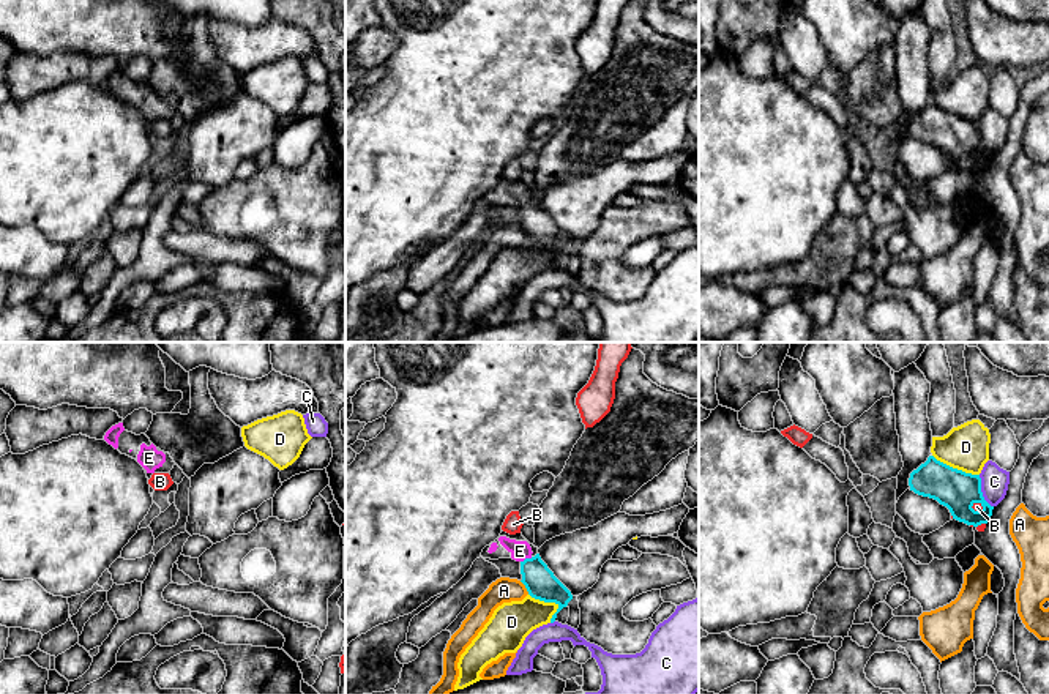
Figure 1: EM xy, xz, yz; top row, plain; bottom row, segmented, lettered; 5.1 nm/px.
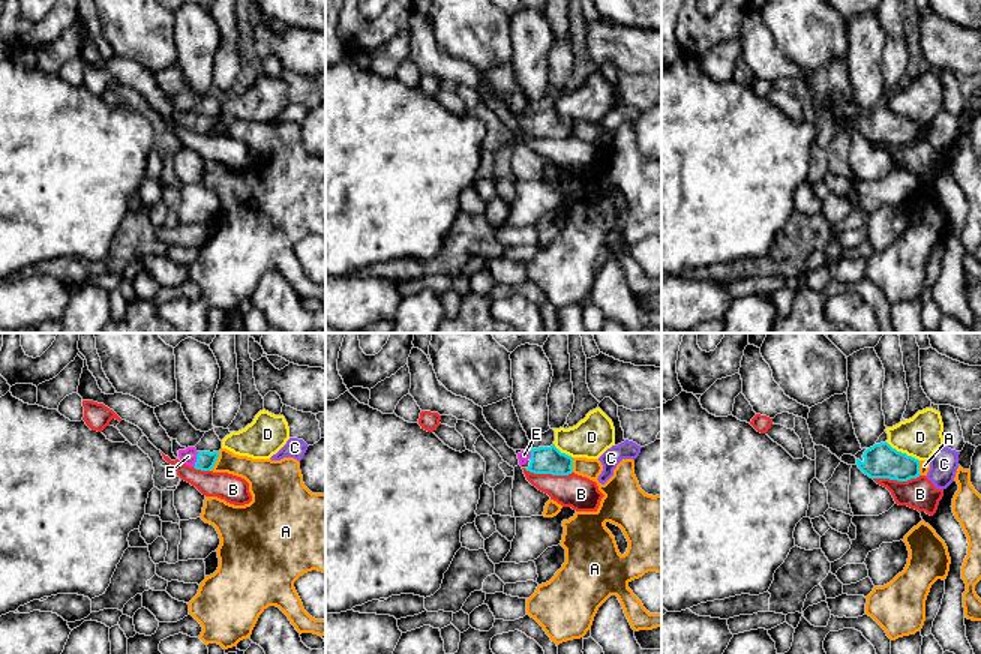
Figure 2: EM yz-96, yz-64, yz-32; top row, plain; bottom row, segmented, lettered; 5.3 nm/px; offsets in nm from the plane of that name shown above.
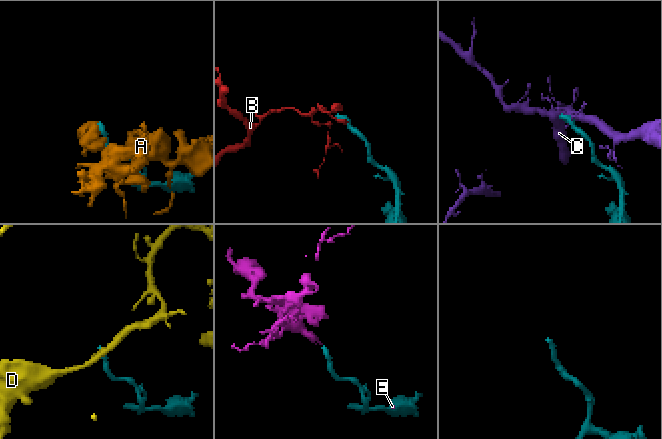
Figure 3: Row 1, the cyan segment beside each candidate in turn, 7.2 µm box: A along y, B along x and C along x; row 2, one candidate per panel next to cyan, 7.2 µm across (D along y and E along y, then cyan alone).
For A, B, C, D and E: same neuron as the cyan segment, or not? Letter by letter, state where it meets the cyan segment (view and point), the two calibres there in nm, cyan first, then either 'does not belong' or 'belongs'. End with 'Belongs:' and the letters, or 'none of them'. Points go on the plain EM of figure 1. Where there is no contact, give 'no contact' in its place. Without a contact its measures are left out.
A: meets cyan in xz at (526, 234); 160 nm thick on the cyan side, 130 nm on the other; does not belong
B: meets cyan in yz at (977, 158); 200 nm thick on the cyan side, 50 nm on the other; does not belong
C: meets cyan in yz at (980, 138); 200 nm thick on the cyan side, 140 nm on the other; does not belong
D: meets cyan in xz at (551, 248); 160 nm thick on the cyan side, 200 nm on the other; does not belong
E: meets cyan in xz at (526, 205); 160 nm thick on the cyan side, 100 nm on the other; belongs
Belongs: E

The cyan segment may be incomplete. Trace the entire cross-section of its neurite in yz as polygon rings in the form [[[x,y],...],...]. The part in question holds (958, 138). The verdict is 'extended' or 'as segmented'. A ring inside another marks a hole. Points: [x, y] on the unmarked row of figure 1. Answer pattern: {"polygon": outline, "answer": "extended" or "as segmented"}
{"polygon": [[[934,103],[910,120],[909,132],[946,153],[953,166],[967,172],[987,170],[992,162],[994,153],[983,144],[980,121],[953,115]]], "answer": "as segmented"}

